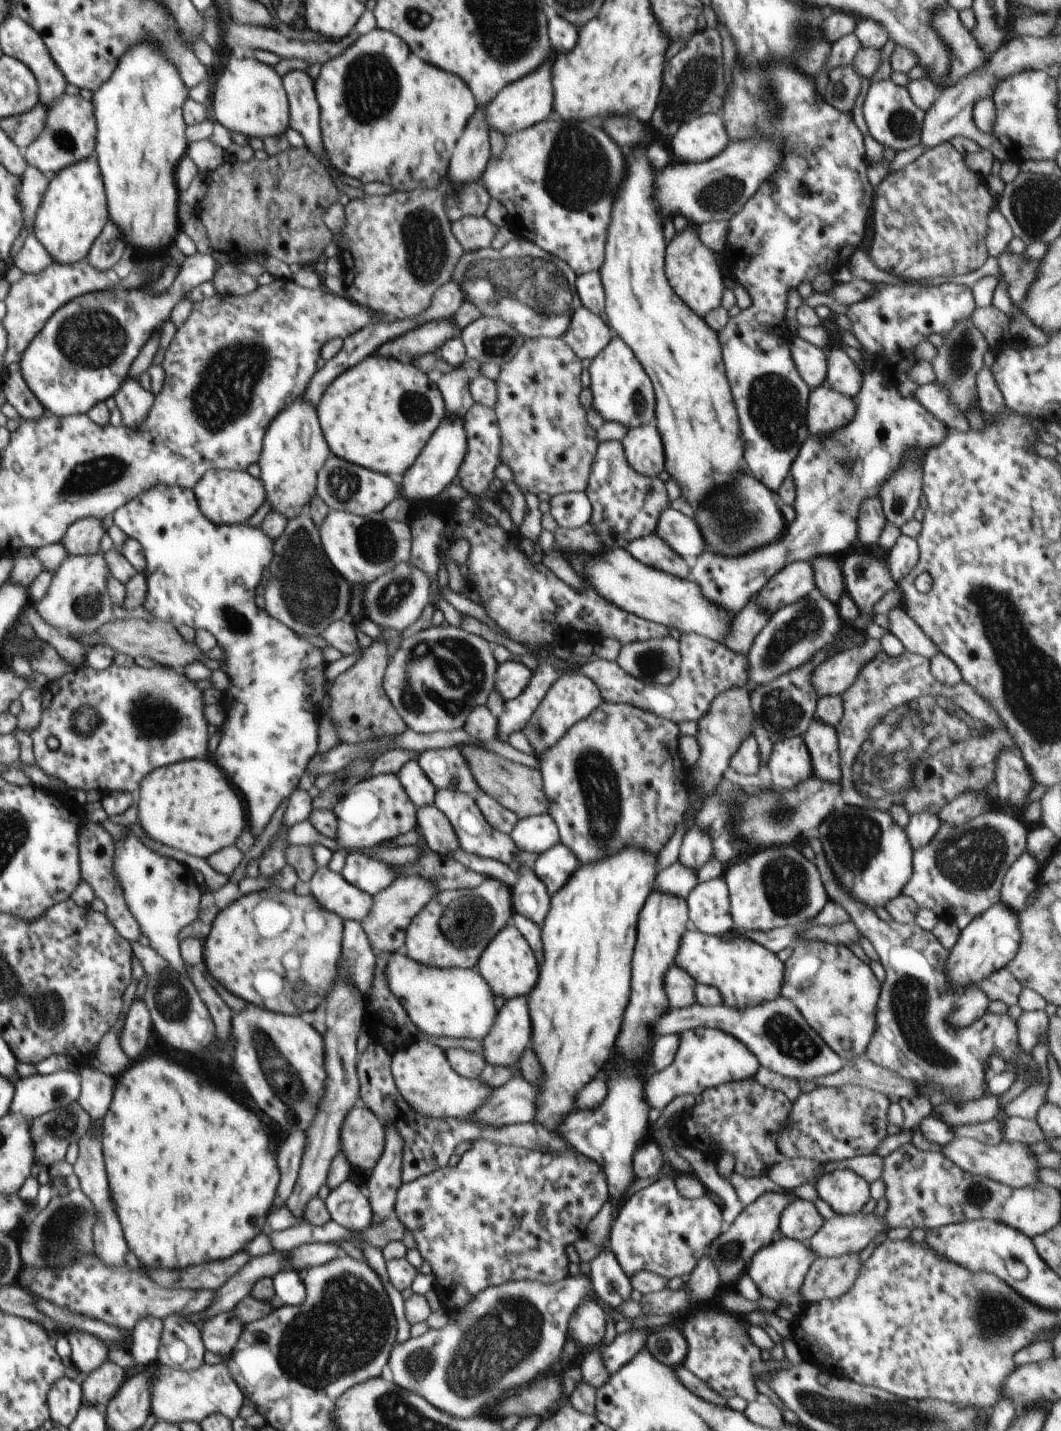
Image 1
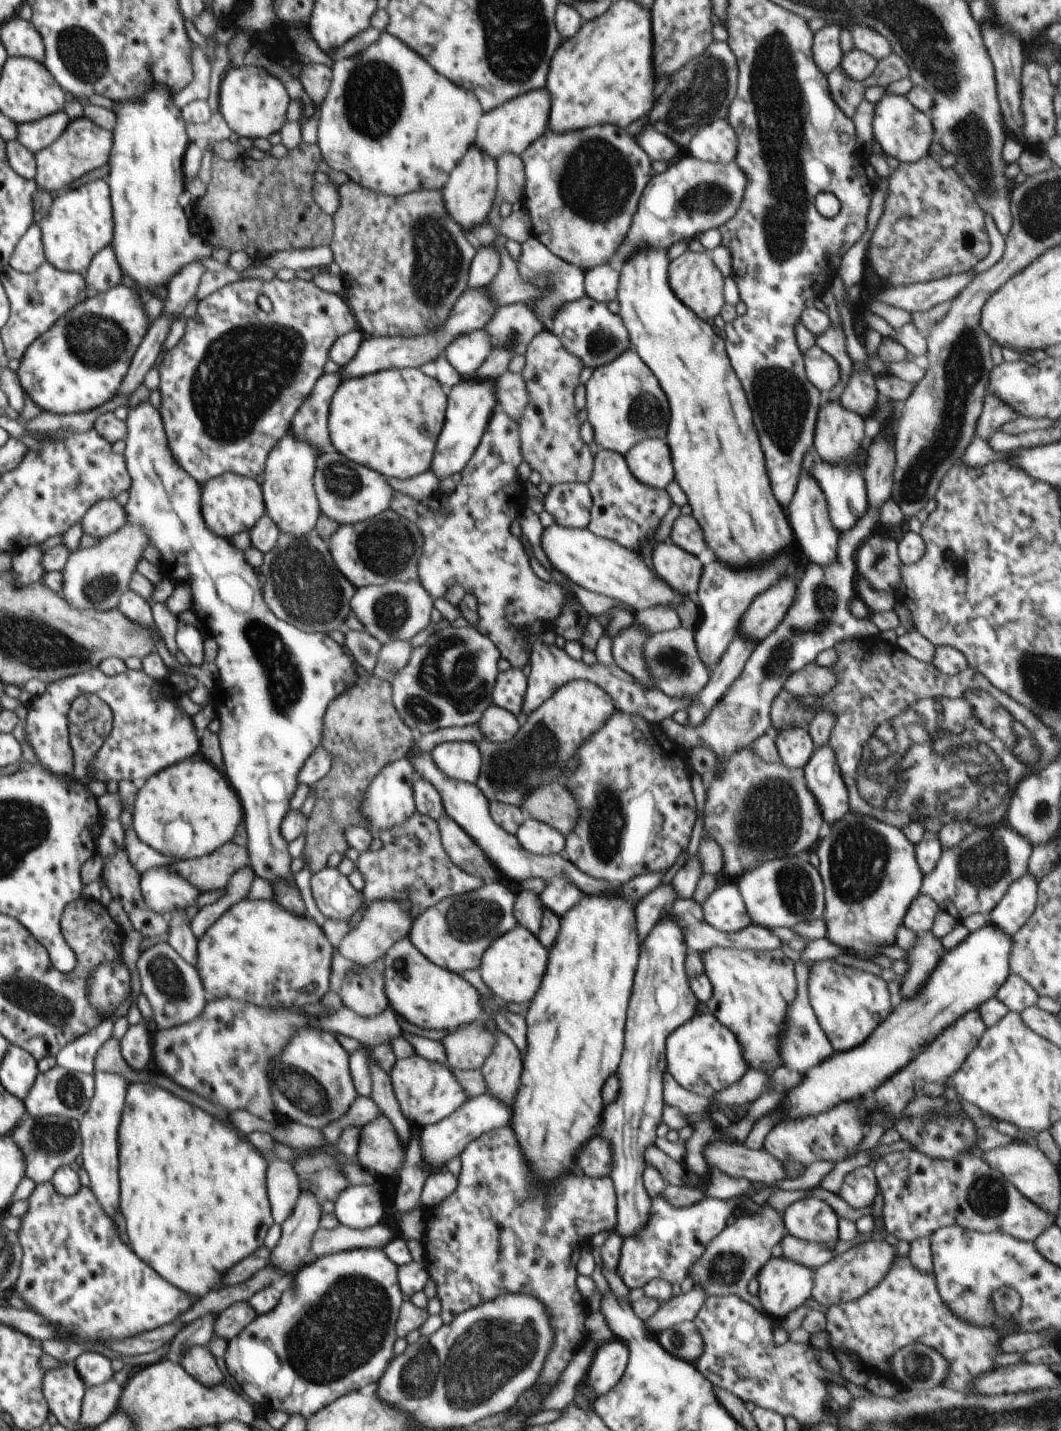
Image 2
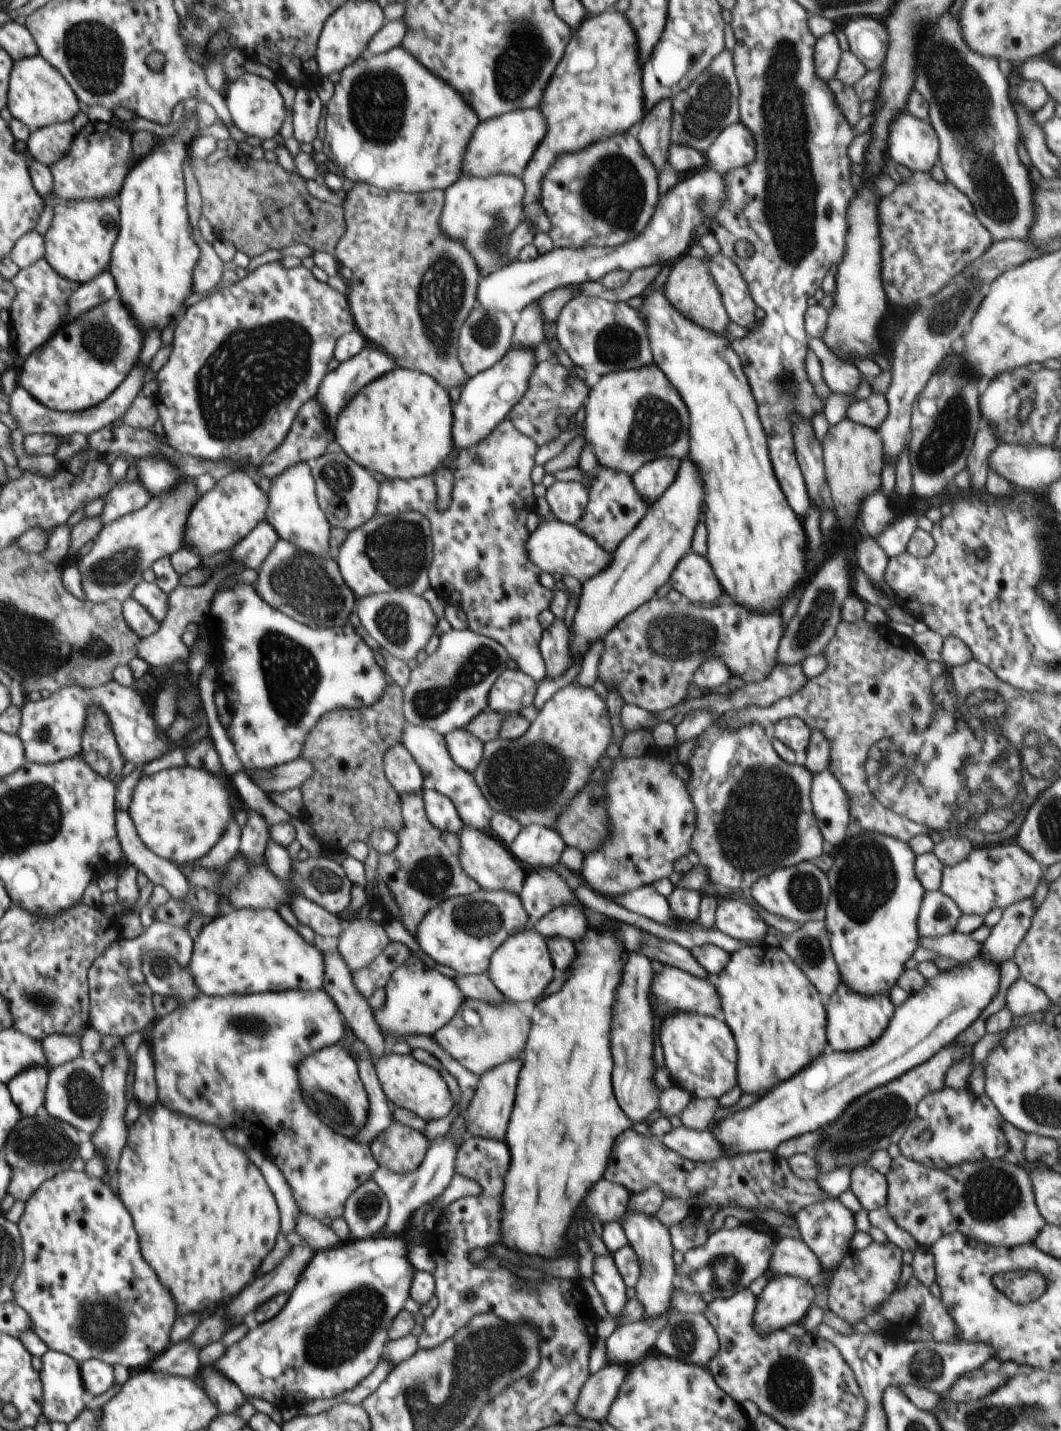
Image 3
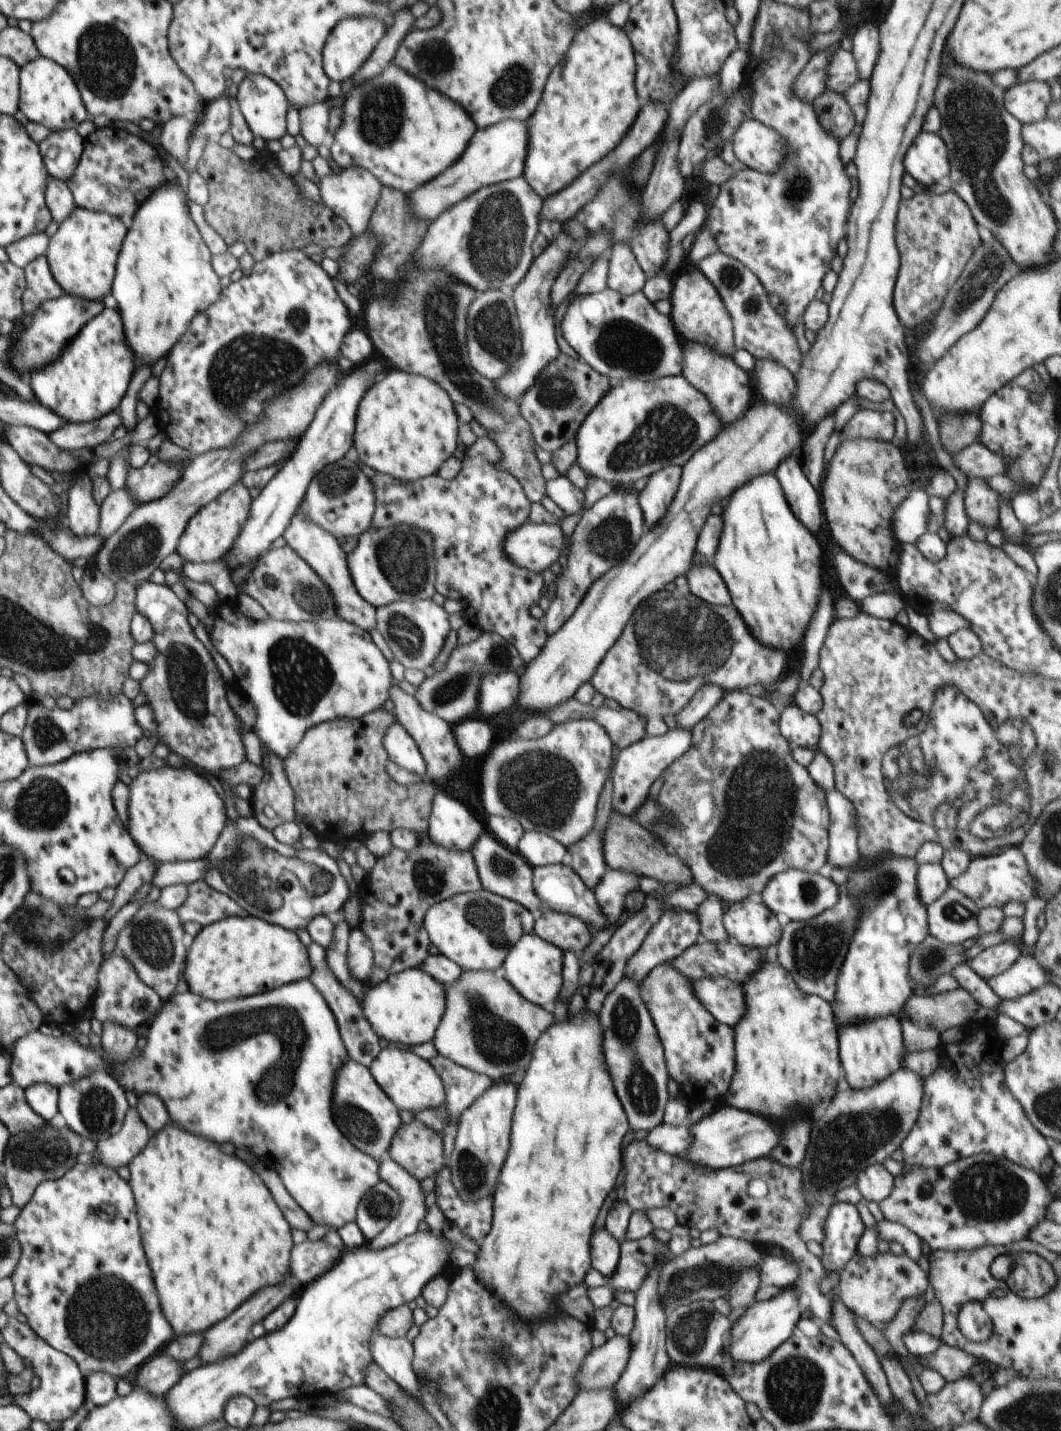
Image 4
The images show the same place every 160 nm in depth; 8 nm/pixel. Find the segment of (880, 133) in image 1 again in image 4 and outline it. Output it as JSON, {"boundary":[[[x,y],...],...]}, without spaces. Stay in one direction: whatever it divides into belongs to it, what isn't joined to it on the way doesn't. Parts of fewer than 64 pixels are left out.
{"boundary":[[[920,130],[906,150],[902,162],[918,187],[939,183],[944,176],[950,175],[946,144],[936,133]]]}

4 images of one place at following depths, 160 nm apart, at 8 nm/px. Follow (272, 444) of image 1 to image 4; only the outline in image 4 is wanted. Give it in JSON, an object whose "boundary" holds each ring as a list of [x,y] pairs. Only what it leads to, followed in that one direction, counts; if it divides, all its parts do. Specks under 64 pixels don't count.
{"boundary":[[[300,504],[300,508],[296,508],[296,514],[292,516],[290,526],[284,530],[282,537],[286,540],[286,544],[320,576],[320,580],[324,580],[328,584],[332,598],[336,602],[337,617],[362,628],[362,630],[376,629],[376,607],[368,604],[356,592],[352,578],[350,578],[348,562],[346,562],[347,554],[342,550],[340,540],[332,536],[328,530],[324,530],[322,526],[318,526],[314,520],[310,520],[308,512],[304,510],[302,504]]]}

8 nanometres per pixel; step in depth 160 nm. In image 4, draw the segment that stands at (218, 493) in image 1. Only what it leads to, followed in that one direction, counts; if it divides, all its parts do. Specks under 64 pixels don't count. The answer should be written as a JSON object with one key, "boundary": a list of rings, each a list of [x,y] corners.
{"boundary":[[[241,480],[232,484],[229,490],[222,492],[200,511],[197,511],[196,515],[188,522],[177,547],[180,557],[185,562],[192,563],[221,560],[232,550],[236,538],[240,536],[244,522],[248,520],[252,502],[250,490],[244,486]]]}

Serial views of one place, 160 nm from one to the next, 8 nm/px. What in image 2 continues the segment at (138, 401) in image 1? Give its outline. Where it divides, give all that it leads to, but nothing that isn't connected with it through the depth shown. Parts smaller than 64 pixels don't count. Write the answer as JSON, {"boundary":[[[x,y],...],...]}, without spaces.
{"boundary":[[[149,402],[139,404],[137,407],[128,407],[128,418],[125,420],[127,424],[127,435],[125,438],[125,466],[127,468],[130,478],[130,492],[129,500],[125,505],[125,511],[127,514],[127,521],[131,523],[138,523],[148,534],[151,544],[154,545],[160,552],[163,558],[163,564],[160,566],[160,572],[164,577],[168,577],[174,584],[190,584],[192,588],[192,602],[191,610],[197,618],[202,622],[202,626],[210,630],[210,635],[216,640],[218,645],[217,657],[215,659],[215,666],[218,669],[218,681],[216,683],[217,692],[220,688],[224,688],[224,692],[228,694],[230,698],[230,706],[218,706],[217,718],[221,722],[220,730],[218,732],[219,743],[223,754],[223,761],[225,770],[223,774],[230,780],[230,784],[235,790],[238,798],[240,799],[243,808],[243,821],[246,824],[247,830],[247,849],[249,854],[249,864],[253,868],[255,874],[268,880],[270,883],[278,883],[279,881],[292,881],[294,880],[294,872],[292,867],[293,858],[290,857],[287,849],[287,841],[281,833],[281,822],[286,816],[286,813],[290,810],[289,802],[295,794],[295,790],[299,785],[298,773],[307,758],[320,746],[321,736],[323,733],[323,718],[328,708],[329,702],[332,702],[336,697],[339,697],[342,693],[345,693],[349,687],[360,678],[356,673],[356,663],[352,652],[346,645],[340,646],[336,643],[328,633],[319,632],[302,632],[297,626],[280,620],[266,604],[263,599],[263,590],[260,586],[259,575],[255,572],[254,568],[246,562],[244,559],[244,552],[236,550],[229,539],[222,538],[214,531],[211,531],[204,522],[201,511],[201,487],[195,478],[192,478],[180,465],[177,464],[176,459],[173,457],[172,451],[169,449],[169,442],[165,428],[161,419],[161,413],[152,407]]]}

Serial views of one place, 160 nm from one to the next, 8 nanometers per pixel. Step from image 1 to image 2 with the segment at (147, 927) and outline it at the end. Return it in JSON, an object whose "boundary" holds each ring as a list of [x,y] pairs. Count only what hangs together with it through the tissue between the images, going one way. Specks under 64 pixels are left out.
{"boundary":[[[164,867],[143,872],[140,884],[146,904],[166,918],[172,911],[194,905],[200,893],[187,880],[168,872]]]}

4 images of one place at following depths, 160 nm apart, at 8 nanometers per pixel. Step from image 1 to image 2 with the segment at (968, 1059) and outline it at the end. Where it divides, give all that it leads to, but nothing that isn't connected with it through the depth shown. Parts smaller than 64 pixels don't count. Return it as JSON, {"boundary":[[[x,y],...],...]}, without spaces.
{"boundary":[[[932,932],[918,935],[916,946],[909,950],[910,970],[900,983],[901,996],[911,997],[919,993],[928,975],[935,969],[937,962],[944,956],[945,948]]]}

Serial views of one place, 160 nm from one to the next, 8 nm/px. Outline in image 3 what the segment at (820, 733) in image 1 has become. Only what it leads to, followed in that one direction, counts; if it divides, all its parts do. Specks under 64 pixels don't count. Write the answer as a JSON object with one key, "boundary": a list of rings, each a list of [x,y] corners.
{"boundary":[[[828,768],[811,775],[810,800],[820,833],[826,844],[840,846],[849,834],[848,794]]]}

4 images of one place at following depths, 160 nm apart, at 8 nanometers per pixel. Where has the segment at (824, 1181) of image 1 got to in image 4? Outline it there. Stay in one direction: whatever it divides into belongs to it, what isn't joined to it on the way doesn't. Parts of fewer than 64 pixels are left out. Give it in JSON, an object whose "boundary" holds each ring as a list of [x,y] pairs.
{"boundary":[[[881,1164],[871,1165],[858,1174],[856,1188],[863,1200],[880,1204],[890,1196],[894,1189],[895,1178]]]}

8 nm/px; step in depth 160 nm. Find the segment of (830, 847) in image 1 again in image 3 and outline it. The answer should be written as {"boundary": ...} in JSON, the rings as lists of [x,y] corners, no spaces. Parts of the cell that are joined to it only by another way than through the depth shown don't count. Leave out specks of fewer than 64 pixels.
{"boundary":[[[864,830],[849,833],[846,842],[838,848],[836,858],[832,859],[833,865],[826,872],[830,896],[824,922],[841,980],[864,996],[888,994],[904,972],[906,961],[918,948],[918,912],[925,891],[915,874],[916,855],[908,843],[898,838]]]}

